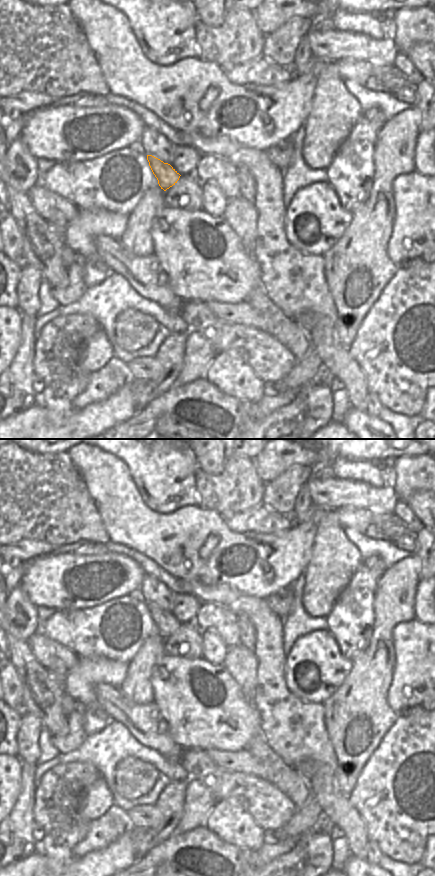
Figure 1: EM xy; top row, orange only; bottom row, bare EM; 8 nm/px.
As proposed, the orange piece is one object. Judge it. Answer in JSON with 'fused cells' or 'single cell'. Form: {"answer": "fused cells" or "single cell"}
{"answer": "single cell"}

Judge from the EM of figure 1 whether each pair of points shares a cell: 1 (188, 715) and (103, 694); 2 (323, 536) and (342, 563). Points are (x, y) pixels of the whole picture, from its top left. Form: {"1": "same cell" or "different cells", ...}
{"1": "different cells", "2": "same cell"}

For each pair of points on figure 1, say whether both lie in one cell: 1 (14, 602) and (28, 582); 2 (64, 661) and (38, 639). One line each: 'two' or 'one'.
1: two
2: one

